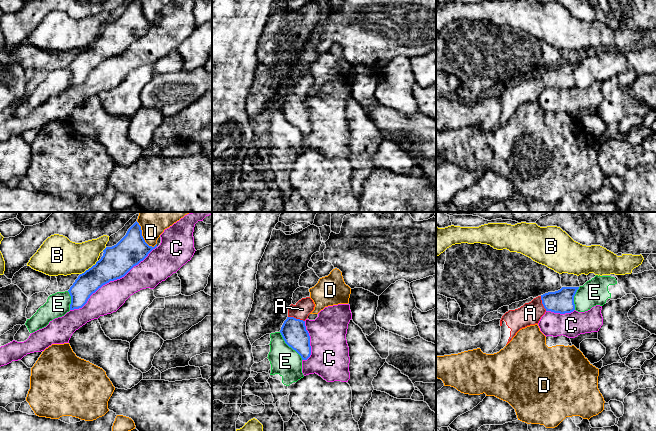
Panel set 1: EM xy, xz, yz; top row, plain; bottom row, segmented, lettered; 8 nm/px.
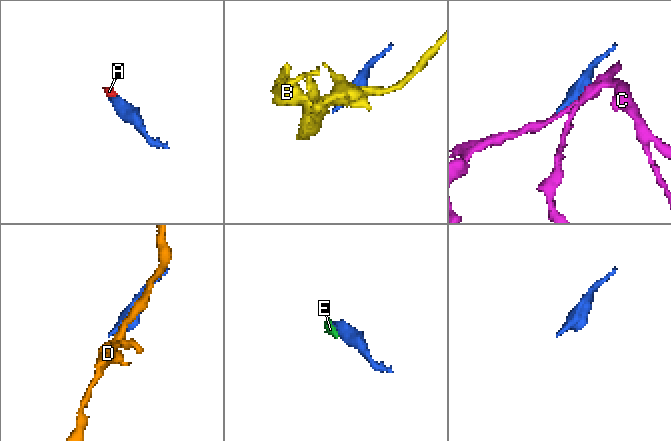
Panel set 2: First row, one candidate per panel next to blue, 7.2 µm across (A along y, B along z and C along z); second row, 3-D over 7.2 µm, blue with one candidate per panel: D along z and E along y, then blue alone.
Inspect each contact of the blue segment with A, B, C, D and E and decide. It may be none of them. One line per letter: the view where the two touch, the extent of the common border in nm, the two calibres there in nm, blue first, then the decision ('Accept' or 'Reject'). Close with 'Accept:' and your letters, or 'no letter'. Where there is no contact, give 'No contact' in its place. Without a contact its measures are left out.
A: Touches blue in xz. Shared border 140 nm. Thickness 200 nm (blue) against 140 nm. Accept
B: Touches blue in xy. Shared border 180 nm. Thickness 240 nm (blue) against 300 nm. Reject
C: Touches blue in xy. Shared border 850 nm. Thickness 240 nm (blue) against 220 nm. Reject
D: Touches blue in xy. Shared border 220 nm. Thickness 240 nm (blue) against 140 nm. Reject
E: Touches blue in xz. Shared border 300 nm. Thickness 200 nm (blue) against 240 nm. Reject
Accept: A

